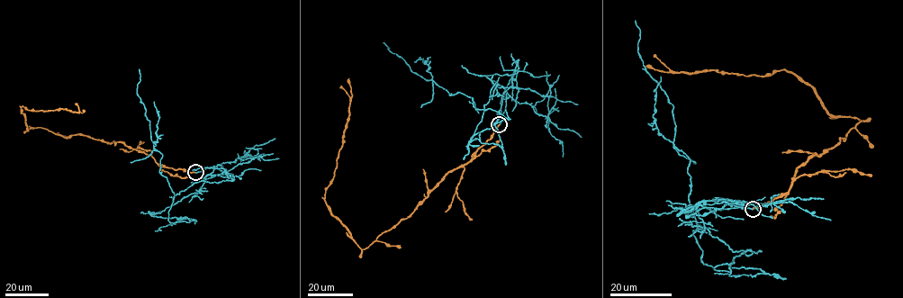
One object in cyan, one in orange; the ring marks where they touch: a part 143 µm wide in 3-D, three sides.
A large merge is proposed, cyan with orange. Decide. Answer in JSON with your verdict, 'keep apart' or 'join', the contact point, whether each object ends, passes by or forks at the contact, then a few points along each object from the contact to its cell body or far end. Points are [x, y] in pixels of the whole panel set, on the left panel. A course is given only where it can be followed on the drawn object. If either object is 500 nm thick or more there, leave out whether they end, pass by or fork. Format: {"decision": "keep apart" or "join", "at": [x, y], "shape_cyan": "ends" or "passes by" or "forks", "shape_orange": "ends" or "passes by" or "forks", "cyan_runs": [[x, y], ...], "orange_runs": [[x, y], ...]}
{"decision": "keep apart", "at": [195, 172], "shape_cyan": "ends", "shape_orange": "ends", "cyan_runs": [[195, 173], [224, 171], [152, 216], [194, 220], [168, 220], [174, 194], [137, 92], [139, 69]], "orange_runs": [[195, 173], [164, 167], [121, 142], [83, 135], [64, 137], [41, 128], [28, 130], [21, 108], [85, 111]]}

